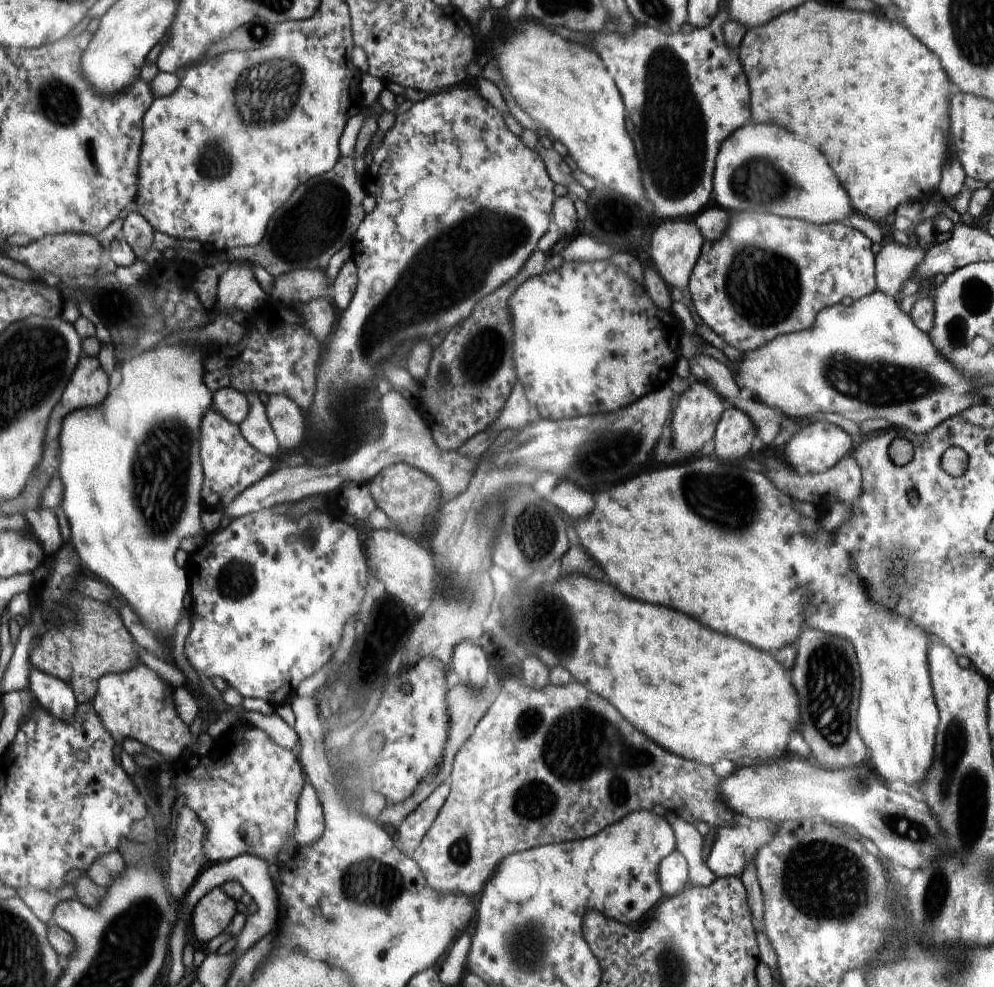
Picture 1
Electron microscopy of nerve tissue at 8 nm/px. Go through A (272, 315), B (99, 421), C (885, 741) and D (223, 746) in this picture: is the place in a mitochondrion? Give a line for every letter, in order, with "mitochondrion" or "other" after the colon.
A: other
B: other
C: other
D: other

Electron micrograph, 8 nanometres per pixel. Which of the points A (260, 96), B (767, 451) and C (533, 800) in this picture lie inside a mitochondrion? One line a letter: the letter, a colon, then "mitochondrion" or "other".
A: mitochondrion
B: other
C: mitochondrion

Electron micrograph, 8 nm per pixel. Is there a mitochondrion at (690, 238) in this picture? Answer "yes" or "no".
no

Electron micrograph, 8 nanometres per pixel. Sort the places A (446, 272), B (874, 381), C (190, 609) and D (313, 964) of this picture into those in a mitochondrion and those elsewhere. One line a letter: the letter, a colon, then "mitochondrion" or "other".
A: mitochondrion
B: mitochondrion
C: other
D: other

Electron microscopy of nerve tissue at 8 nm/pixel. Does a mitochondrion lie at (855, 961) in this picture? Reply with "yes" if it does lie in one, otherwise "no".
no

